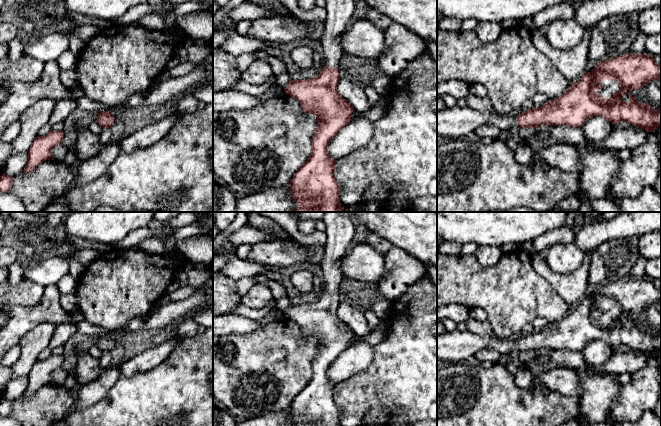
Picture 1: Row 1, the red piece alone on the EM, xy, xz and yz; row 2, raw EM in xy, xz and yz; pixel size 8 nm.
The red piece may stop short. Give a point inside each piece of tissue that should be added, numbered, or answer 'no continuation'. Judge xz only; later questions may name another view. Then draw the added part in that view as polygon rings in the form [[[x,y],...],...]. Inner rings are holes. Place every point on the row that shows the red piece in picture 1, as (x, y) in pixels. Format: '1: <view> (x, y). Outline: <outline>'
1: xz (339, 13). Outline: [[[325,0],[326,18],[324,34],[321,40],[323,66],[337,68],[344,54],[340,37],[353,22],[355,0]]]

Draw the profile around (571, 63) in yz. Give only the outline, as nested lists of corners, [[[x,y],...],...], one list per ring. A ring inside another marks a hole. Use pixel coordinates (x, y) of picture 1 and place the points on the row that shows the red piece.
[[[593,27],[585,29],[585,35],[582,42],[571,49],[555,49],[548,42],[545,34],[541,30],[532,32],[532,41],[535,47],[545,54],[561,74],[572,85],[586,72],[588,62],[588,46]]]

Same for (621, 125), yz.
[[[621,121],[619,123],[612,123],[612,130],[618,130],[618,129],[633,129],[633,130],[642,130],[639,127],[636,127],[632,124],[629,124],[628,122]]]

